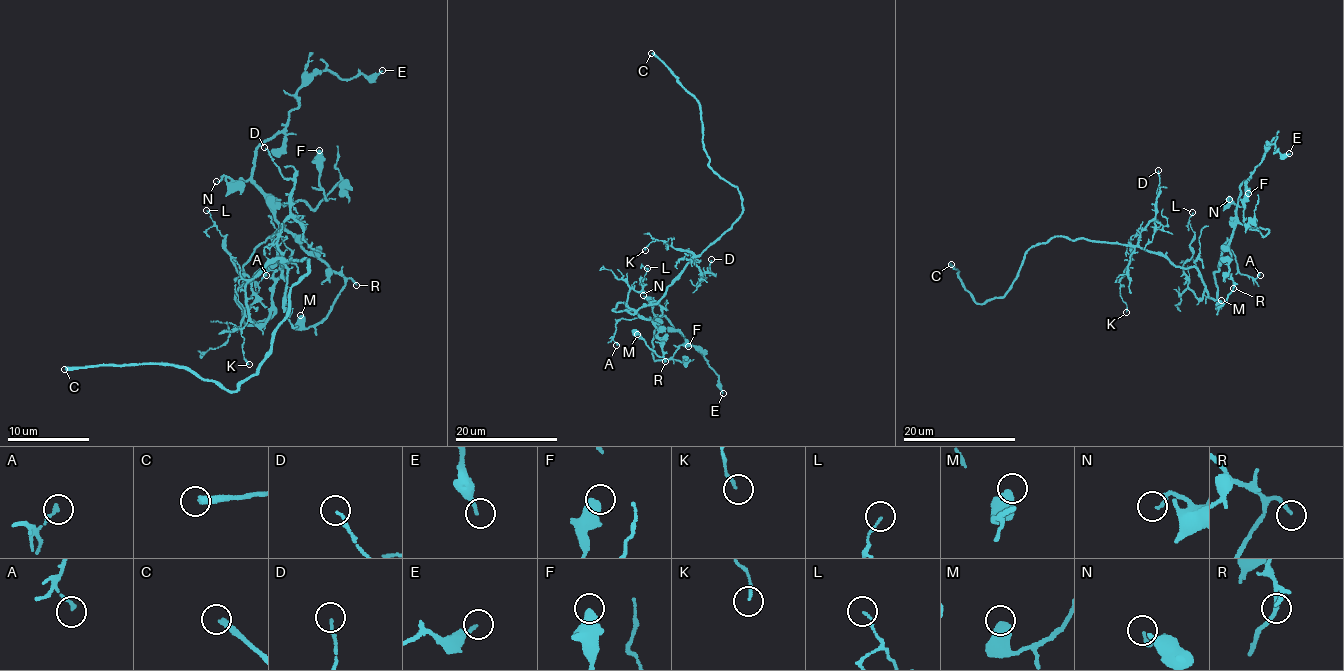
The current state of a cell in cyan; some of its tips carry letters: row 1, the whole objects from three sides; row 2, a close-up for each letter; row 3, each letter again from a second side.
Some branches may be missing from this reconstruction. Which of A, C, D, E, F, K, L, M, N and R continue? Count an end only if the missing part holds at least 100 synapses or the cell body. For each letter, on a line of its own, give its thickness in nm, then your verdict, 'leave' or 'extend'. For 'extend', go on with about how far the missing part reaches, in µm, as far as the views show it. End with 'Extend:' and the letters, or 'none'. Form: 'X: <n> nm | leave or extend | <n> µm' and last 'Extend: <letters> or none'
A: 190 nm | leave
C: 280 nm | extend | 6 µm
D: 110 nm | leave
E: 190 nm | leave
F: 550 nm | leave
K: 130 nm | leave
L: 100 nm | leave
M: 600 nm | leave
N: 160 nm | leave
R: 160 nm | leave
Extend: C

